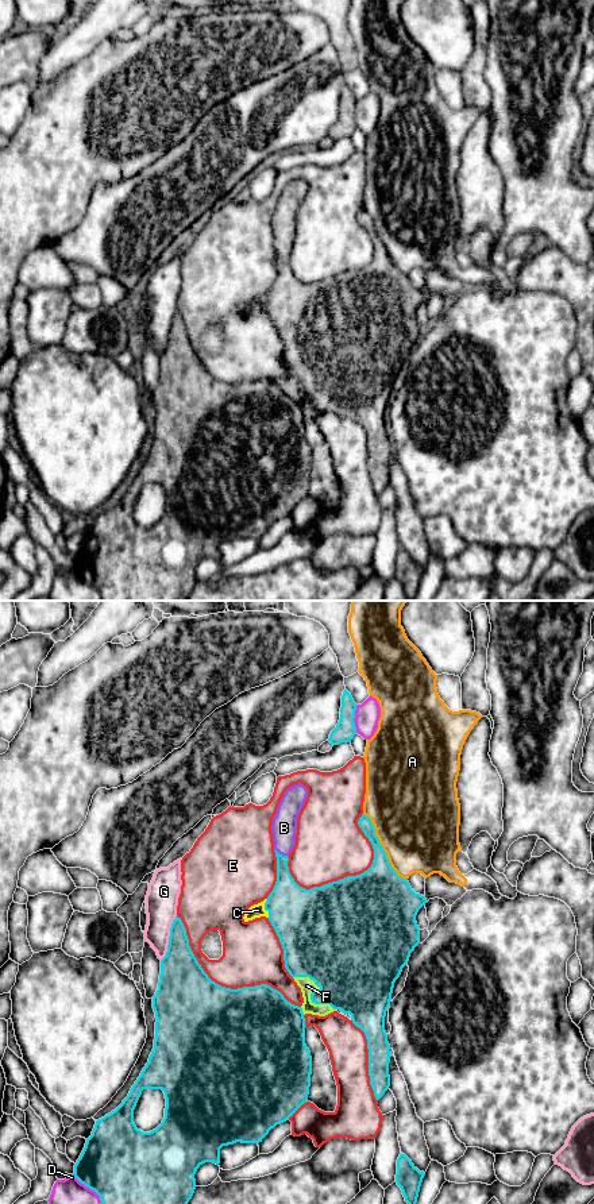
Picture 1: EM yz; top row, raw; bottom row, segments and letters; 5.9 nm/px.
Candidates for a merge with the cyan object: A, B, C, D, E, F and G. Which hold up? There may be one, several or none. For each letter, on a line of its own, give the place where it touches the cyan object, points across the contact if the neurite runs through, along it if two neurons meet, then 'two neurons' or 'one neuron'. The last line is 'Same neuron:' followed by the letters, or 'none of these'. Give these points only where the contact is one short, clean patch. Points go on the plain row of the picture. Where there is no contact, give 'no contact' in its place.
A: yz (382, 243) | two neurons
B: yz (281, 250) | across yz (286, 290), (281, 250), (284, 223) | one neuron
C: yz (265, 304) | across yz (304, 315), (290, 304), (265, 304), (258, 305) | one neuron
D: yz (354, 112) | two neurons
E: yz (224, 382) | two neurons
F: yz (313, 386) | one neuron
G: yz (169, 334) | two neurons
Same neuron: B, C, F

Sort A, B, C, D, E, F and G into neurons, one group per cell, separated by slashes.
A / B C F / D / E / G

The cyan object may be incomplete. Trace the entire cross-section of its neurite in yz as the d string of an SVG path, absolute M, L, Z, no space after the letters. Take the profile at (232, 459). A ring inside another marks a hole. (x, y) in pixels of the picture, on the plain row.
M298 178L288 184L278 200L277 208L273 213L271 228L274 236L274 247L277 252L277 277L270 288L270 290L261 298L251 301L244 309L244 317L252 316L255 313L266 312L271 321L274 323L279 337L284 344L284 356L285 363L289 370L294 374L297 381L301 383L304 398L301 402L292 400L288 397L284 390L271 383L267 379L261 379L255 382L243 382L238 385L231 385L221 382L212 377L208 370L204 367L197 354L194 352L189 335L186 331L186 324L181 316L181 313L176 312L170 323L170 332L166 351L161 355L161 370L158 385L153 391L153 404L155 408L155 435L154 444L150 449L148 458L143 463L140 471L132 481L128 491L123 495L123 498L111 509L104 513L96 516L92 530L86 535L85 543L74 560L74 572L94 586L100 591L100 597L103 601L186 601L192 594L196 584L194 570L197 564L205 557L213 557L216 560L220 559L220 544L223 541L234 540L236 537L242 539L259 539L269 529L271 524L277 520L281 520L304 499L308 497L309 482L310 482L310 470L312 470L312 452L310 447L305 440L305 409L325 412L335 405L340 405L347 413L359 422L367 435L369 444L369 471L370 481L374 486L374 491L379 495L385 487L390 482L390 471L389 471L389 458L390 458L390 440L387 437L387 429L385 427L385 412L386 406L390 401L392 389L394 383L396 375L400 373L402 363L408 359L410 348L420 339L420 324L416 317L416 310L418 305L425 301L425 292L416 289L409 277L397 270L397 267L392 263L387 250L383 246L378 232L375 231L375 224L370 213L364 209L358 216L359 223L369 234L374 244L374 255L371 262L360 270L347 271L338 277L332 277L324 279L321 282L313 282L310 285L305 285L300 282L294 274L292 273L288 262L289 250L296 240L296 229L297 229L297 213L298 209L306 196L308 185L304 180ZM143 485L162 485L166 494L165 513L162 518L150 528L143 528L136 524L134 518L134 505L136 498L142 490Z

